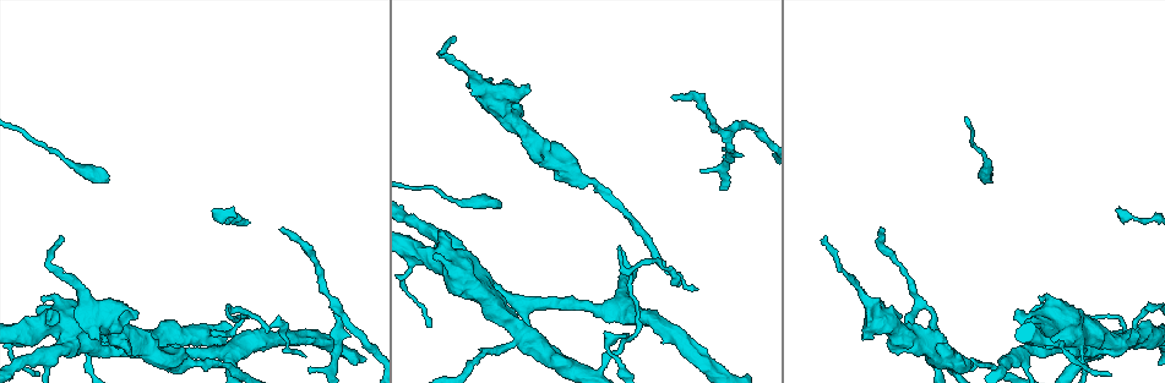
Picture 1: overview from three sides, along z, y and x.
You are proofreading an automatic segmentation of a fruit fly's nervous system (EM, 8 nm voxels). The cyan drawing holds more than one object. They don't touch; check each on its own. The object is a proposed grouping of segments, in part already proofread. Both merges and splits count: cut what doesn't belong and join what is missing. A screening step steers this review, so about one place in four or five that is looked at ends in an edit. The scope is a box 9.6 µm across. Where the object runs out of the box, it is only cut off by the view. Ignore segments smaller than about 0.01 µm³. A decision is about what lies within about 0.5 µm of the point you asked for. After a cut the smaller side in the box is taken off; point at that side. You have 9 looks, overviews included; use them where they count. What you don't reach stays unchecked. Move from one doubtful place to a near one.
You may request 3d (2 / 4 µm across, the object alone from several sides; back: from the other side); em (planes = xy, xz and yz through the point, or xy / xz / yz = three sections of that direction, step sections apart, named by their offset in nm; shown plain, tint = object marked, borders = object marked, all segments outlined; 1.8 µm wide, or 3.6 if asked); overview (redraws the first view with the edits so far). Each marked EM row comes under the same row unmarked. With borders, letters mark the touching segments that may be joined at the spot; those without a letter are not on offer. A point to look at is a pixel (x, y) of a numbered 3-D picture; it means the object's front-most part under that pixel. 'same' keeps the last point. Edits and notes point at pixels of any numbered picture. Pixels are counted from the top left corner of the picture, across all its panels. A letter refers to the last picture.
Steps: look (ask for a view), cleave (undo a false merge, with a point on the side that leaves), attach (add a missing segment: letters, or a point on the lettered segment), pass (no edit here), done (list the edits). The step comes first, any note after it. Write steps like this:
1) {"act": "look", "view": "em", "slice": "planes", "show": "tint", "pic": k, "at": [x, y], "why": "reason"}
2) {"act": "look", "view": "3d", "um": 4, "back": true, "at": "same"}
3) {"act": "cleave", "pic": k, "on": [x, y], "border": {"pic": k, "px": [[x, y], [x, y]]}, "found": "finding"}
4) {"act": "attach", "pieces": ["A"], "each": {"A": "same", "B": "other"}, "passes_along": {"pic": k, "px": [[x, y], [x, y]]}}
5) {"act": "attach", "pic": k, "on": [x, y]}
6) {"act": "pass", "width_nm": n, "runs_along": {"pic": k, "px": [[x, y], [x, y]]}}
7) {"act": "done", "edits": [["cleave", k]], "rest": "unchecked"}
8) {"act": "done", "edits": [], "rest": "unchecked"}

{"act": "look", "view": "3d", "um": 2, "back": true, "pic": 1, "at": [195, 364], "why": "calibre changes"}

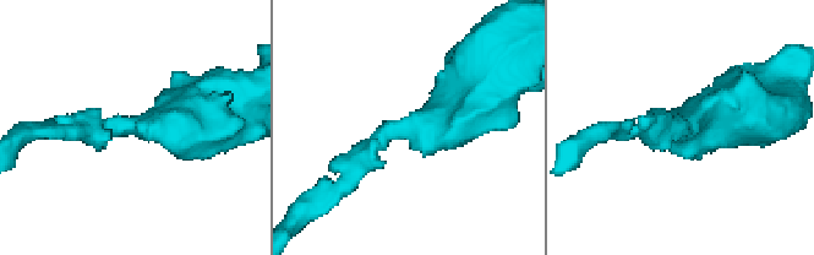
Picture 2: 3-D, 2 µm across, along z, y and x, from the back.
{"act": "look", "view": "em", "slice": "yz", "step": 4, "show": "borders", "pic": 2, "at": [678, 125]}

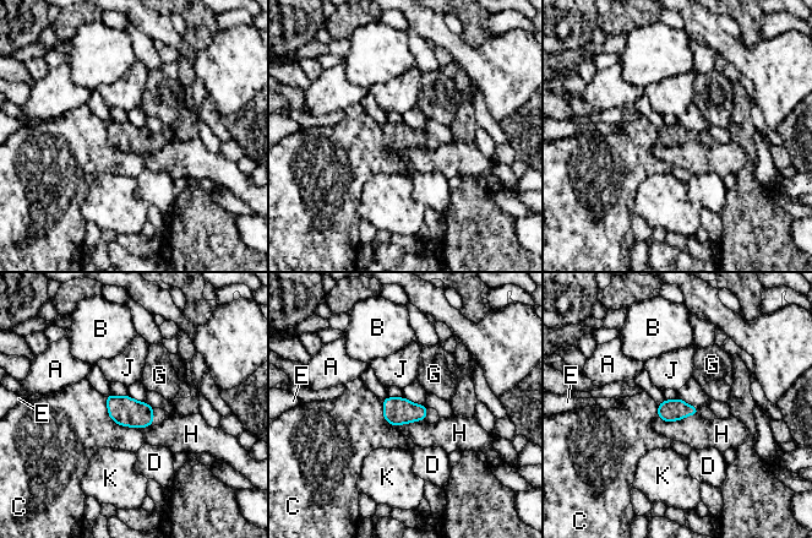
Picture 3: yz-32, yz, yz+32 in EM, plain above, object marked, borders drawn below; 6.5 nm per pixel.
{"act": "pass", "width_nm": 140, "longest_contact_nm": ["C", 320], "each": {"A": "other", "B": "other", "C": "other", "D": "other", "E": "other", "G": "other", "H": "other", "J": "other", "K": "other"}, "found": "continuous, no second neuron"}

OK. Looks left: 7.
{"act": "look", "view": "3d", "um": 4, "back": true, "pic": 1, "at": [95, 339], "why": "stops while still wide"}

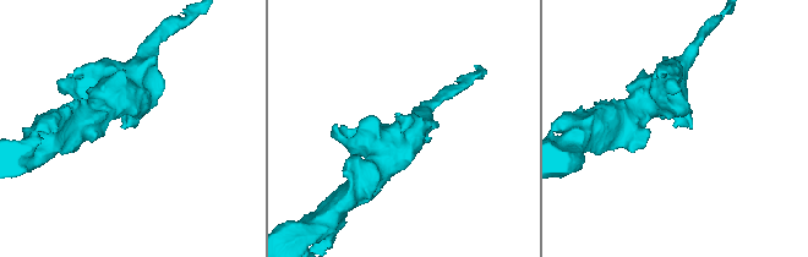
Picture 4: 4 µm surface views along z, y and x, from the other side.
{"act": "look", "view": "em", "slice": "xy", "step": 8, "show": "borders", "pic": 4, "at": [397, 113], "why": "now the EM"}

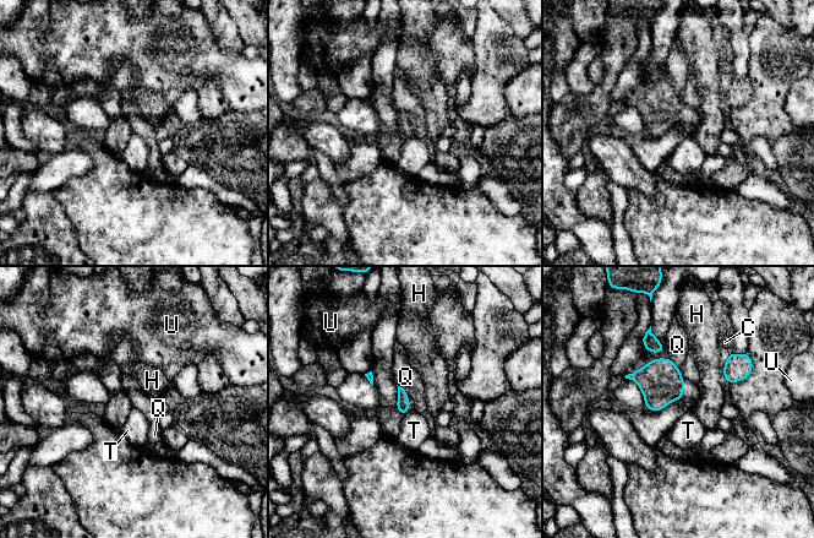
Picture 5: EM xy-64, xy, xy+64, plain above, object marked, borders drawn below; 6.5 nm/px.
{"act": "look", "view": "em", "slice": "planes", "show": "borders", "at": "same", "why": "cut it another way"}

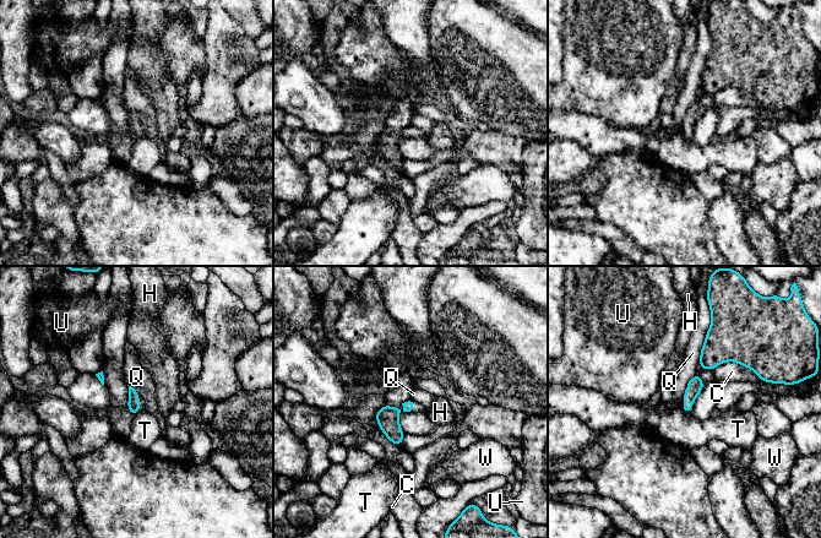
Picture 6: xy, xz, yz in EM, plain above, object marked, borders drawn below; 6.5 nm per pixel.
{"act": "pass", "each": {"C": "other", "H": "other", "Q": "other", "T": "other", "U": "other", "W": "other"}, "border": {"pic": 6, "px": [[711, 322], [697, 364]]}, "found": "none of them fits"}

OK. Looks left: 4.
{"act": "look", "view": "3d", "um": 2, "back": true, "pic": 1, "at": [697, 288], "why": "free end"}

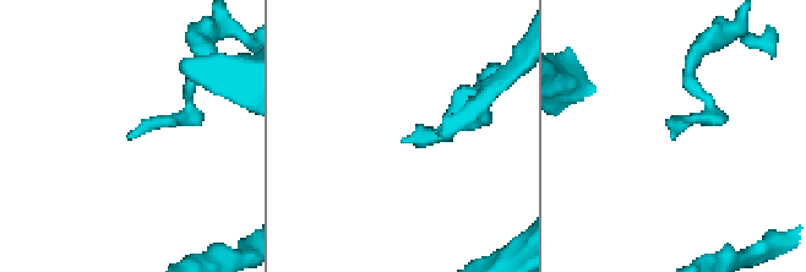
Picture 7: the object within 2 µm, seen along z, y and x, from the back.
{"act": "look", "view": "em", "slice": "yz", "step": 16, "show": "borders", "pic": 7, "at": [671, 137], "why": "shape alone is not enough"}

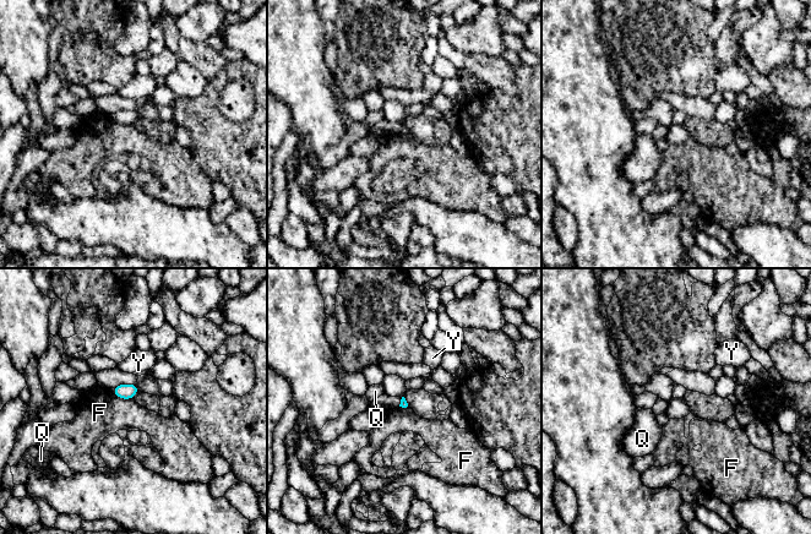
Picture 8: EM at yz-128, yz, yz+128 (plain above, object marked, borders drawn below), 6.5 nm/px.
{"act": "look", "view": "em", "slice": "planes", "show": "borders", "at": "same", "why": "cut it another way"}

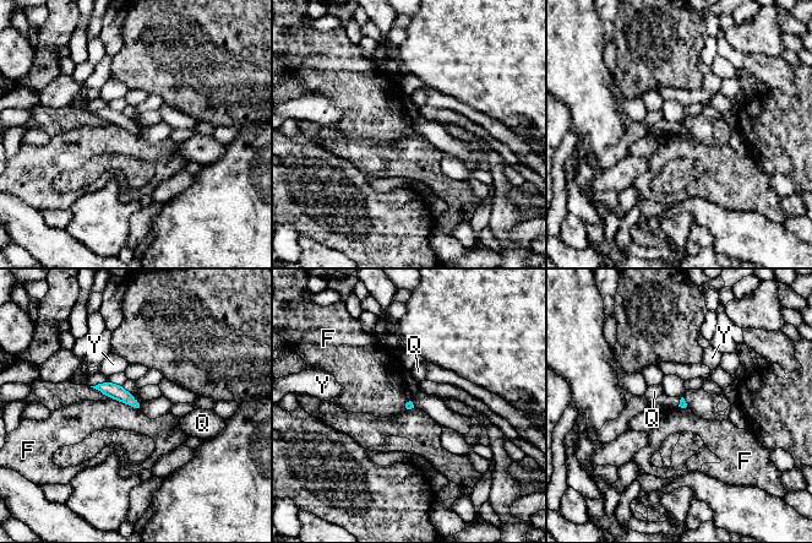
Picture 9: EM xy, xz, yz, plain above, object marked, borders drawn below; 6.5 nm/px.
{"act": "pass", "each": {"F": "other", "Q": "other", "Y": "other"}, "border": {"pic": 9, "px": [[109, 397], [137, 408]]}, "found": "no lettered segment goes on from it"}

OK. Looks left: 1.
{"act": "look", "view": "em", "um": 3.6, "slice": "planes", "show": "borders", "pic": 1, "at": [885, 234], "why": "free end"}

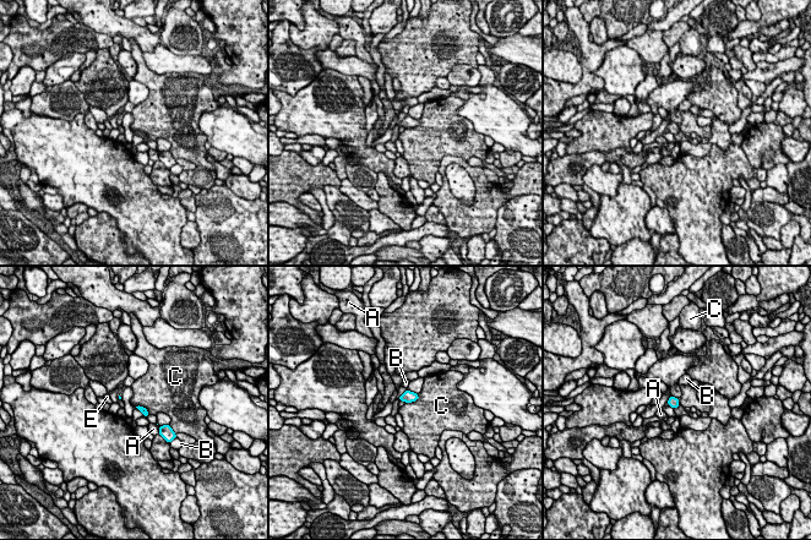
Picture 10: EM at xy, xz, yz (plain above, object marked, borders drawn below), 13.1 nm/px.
{"act": "pass", "each": {"A": "other", "B": "other", "C": "other", "E": "other"}, "border": {"pic": 10, "px": [[134, 405], [142, 405], [150, 414]]}, "found": "no lettered segment goes on from it"}

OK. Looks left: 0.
{"act": "done", "edits": [], "rest": "unchecked"}

